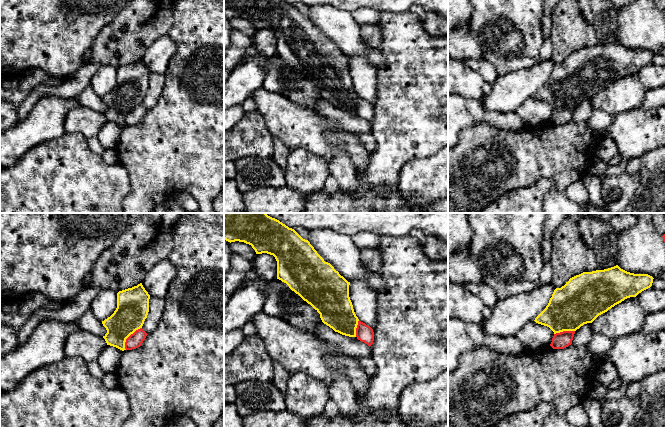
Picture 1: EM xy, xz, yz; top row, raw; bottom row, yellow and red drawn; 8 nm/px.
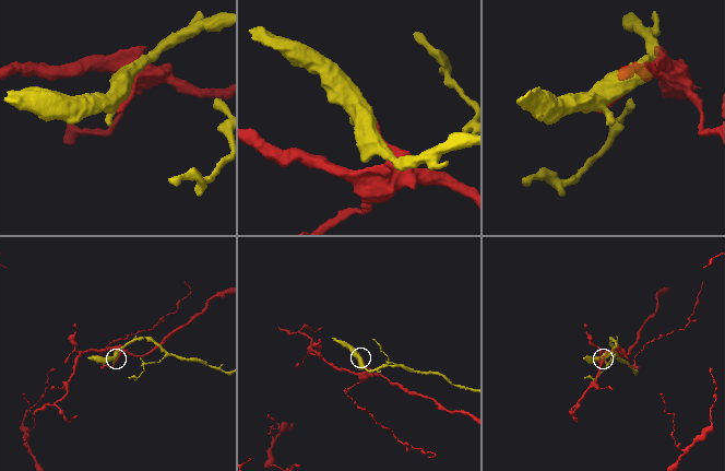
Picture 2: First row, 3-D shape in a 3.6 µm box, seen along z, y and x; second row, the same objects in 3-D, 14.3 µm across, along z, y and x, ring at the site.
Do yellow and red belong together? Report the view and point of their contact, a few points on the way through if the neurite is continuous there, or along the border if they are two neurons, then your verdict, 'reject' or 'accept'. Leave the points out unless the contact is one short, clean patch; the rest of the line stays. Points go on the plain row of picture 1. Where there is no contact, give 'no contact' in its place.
meets yellow in xy at (128, 112); reject

